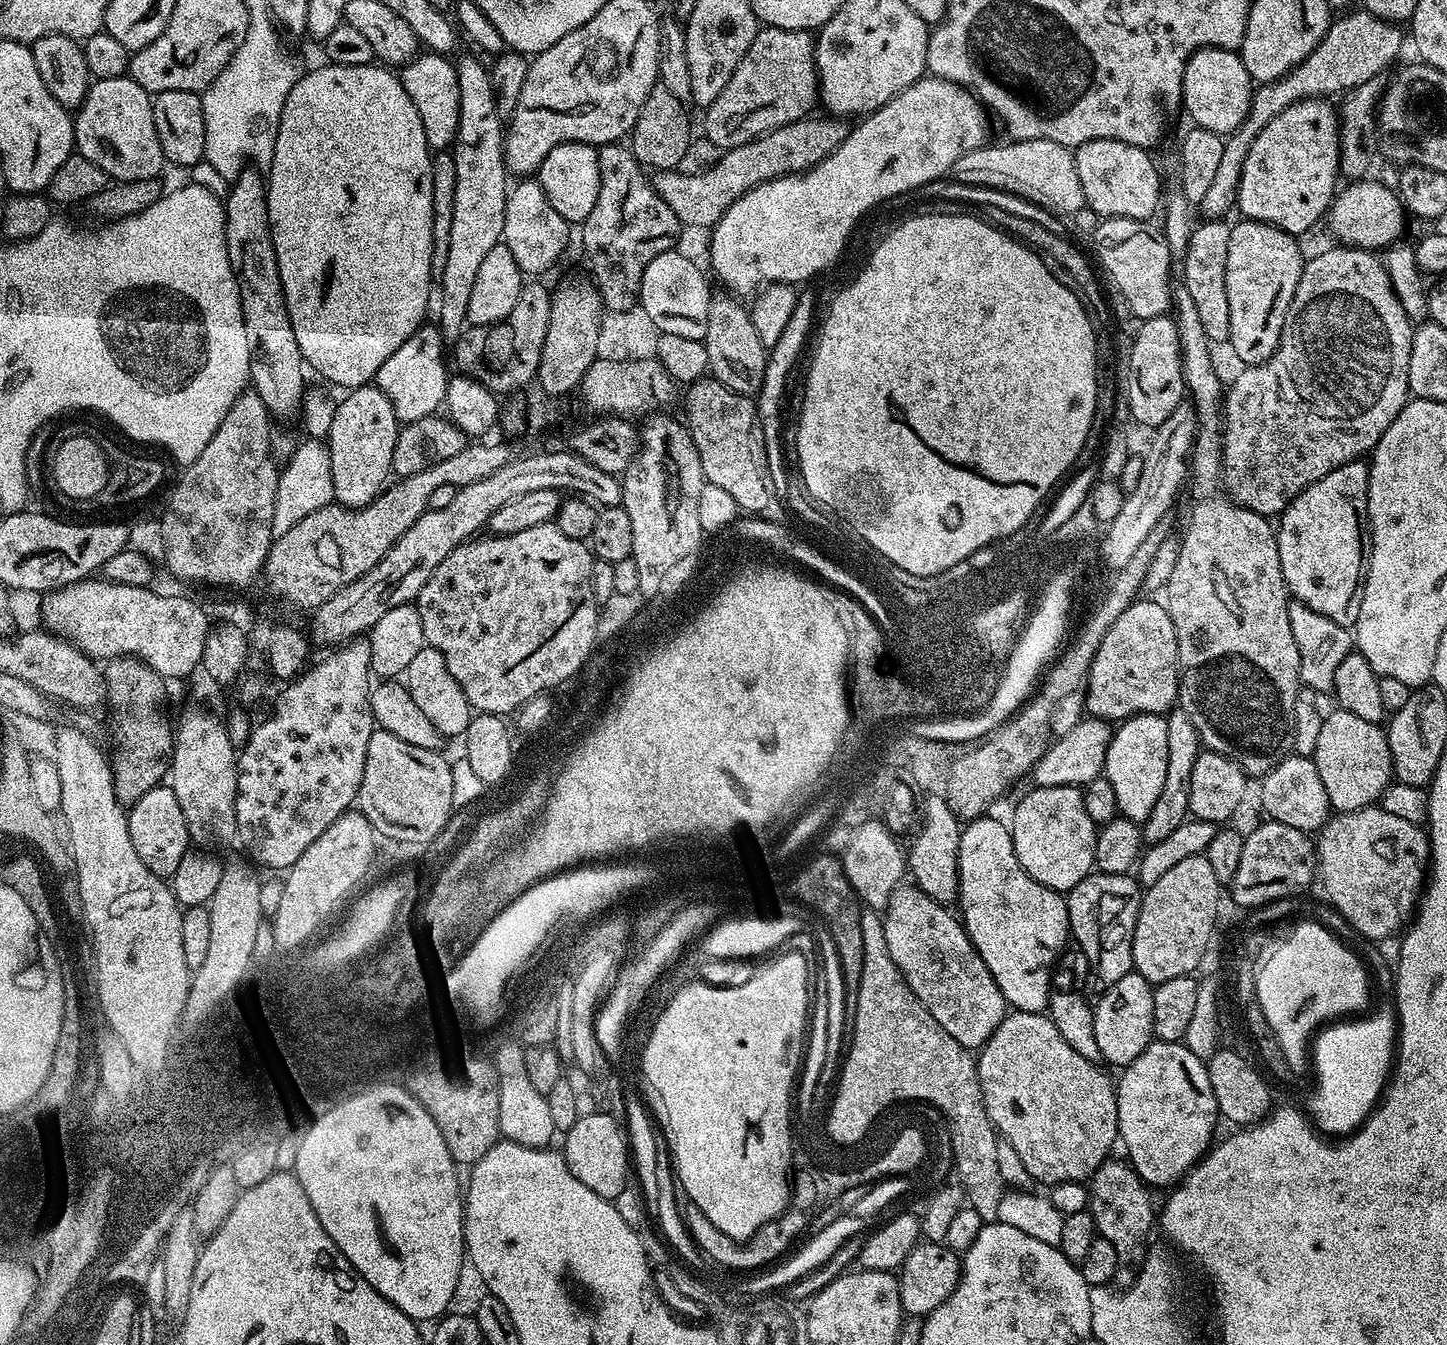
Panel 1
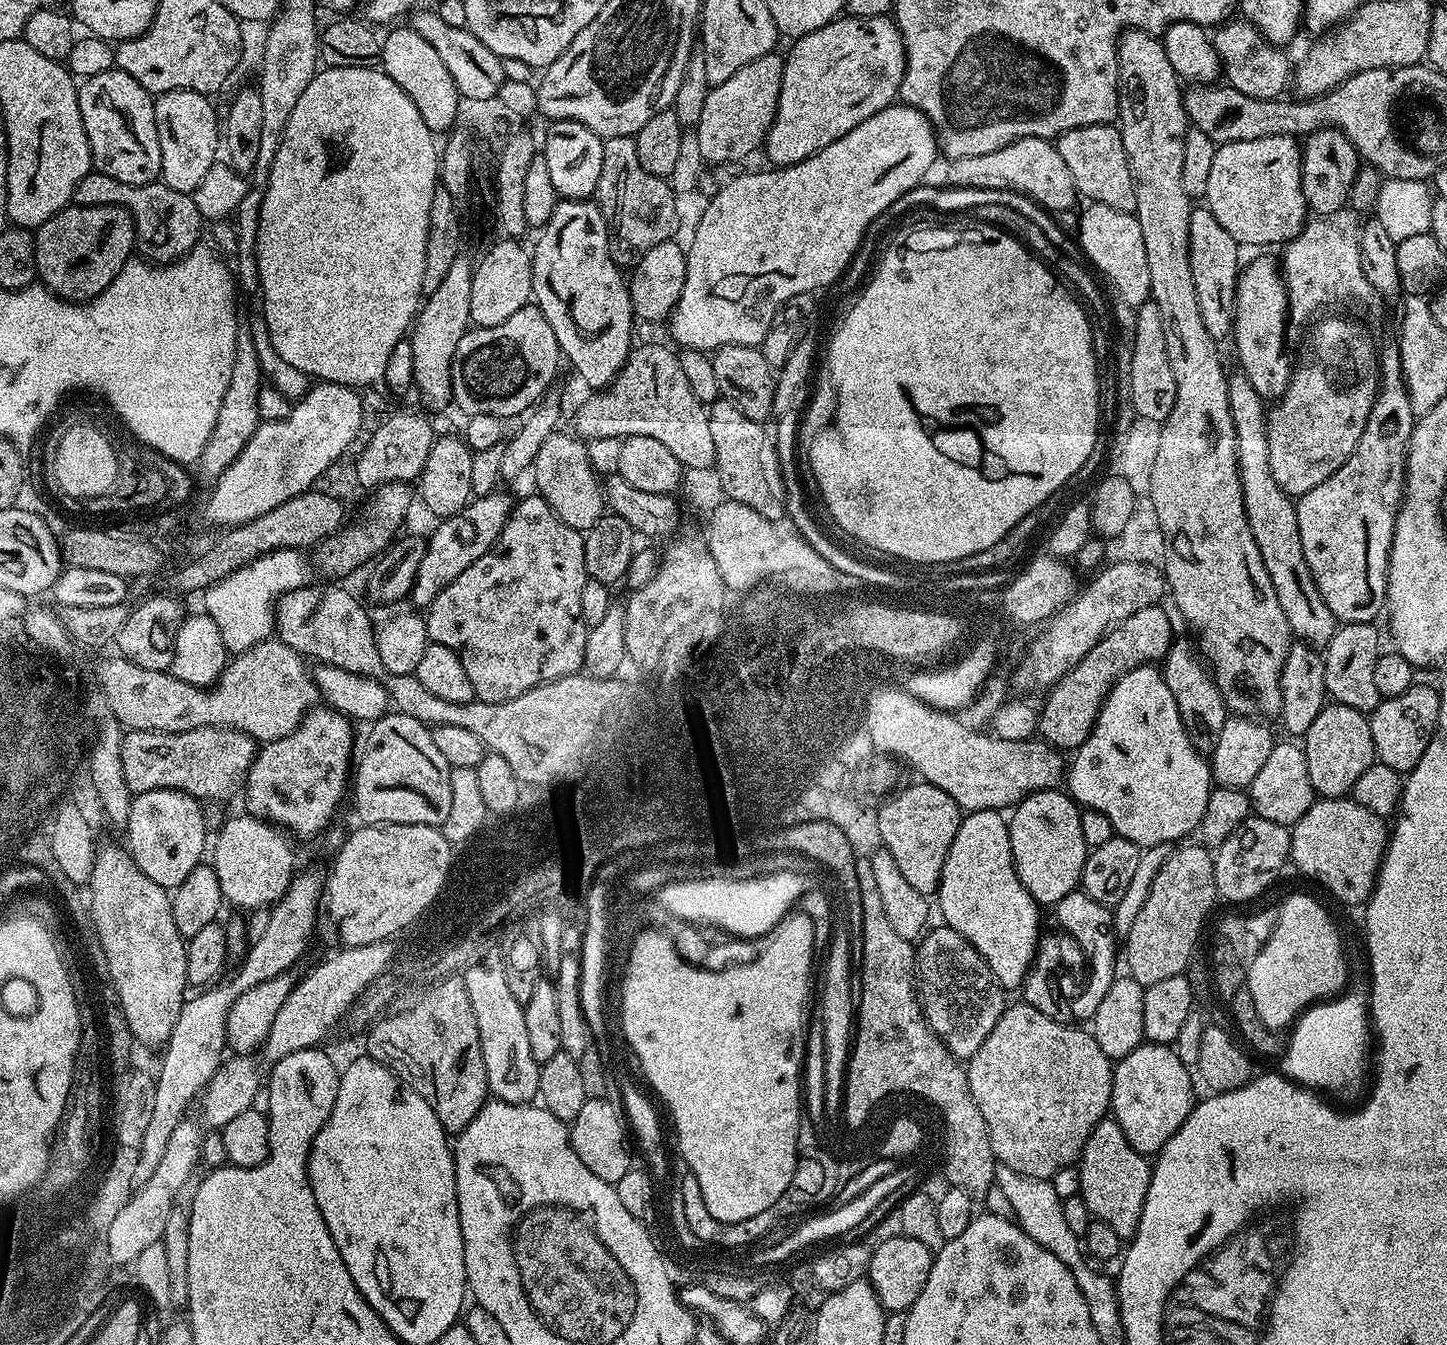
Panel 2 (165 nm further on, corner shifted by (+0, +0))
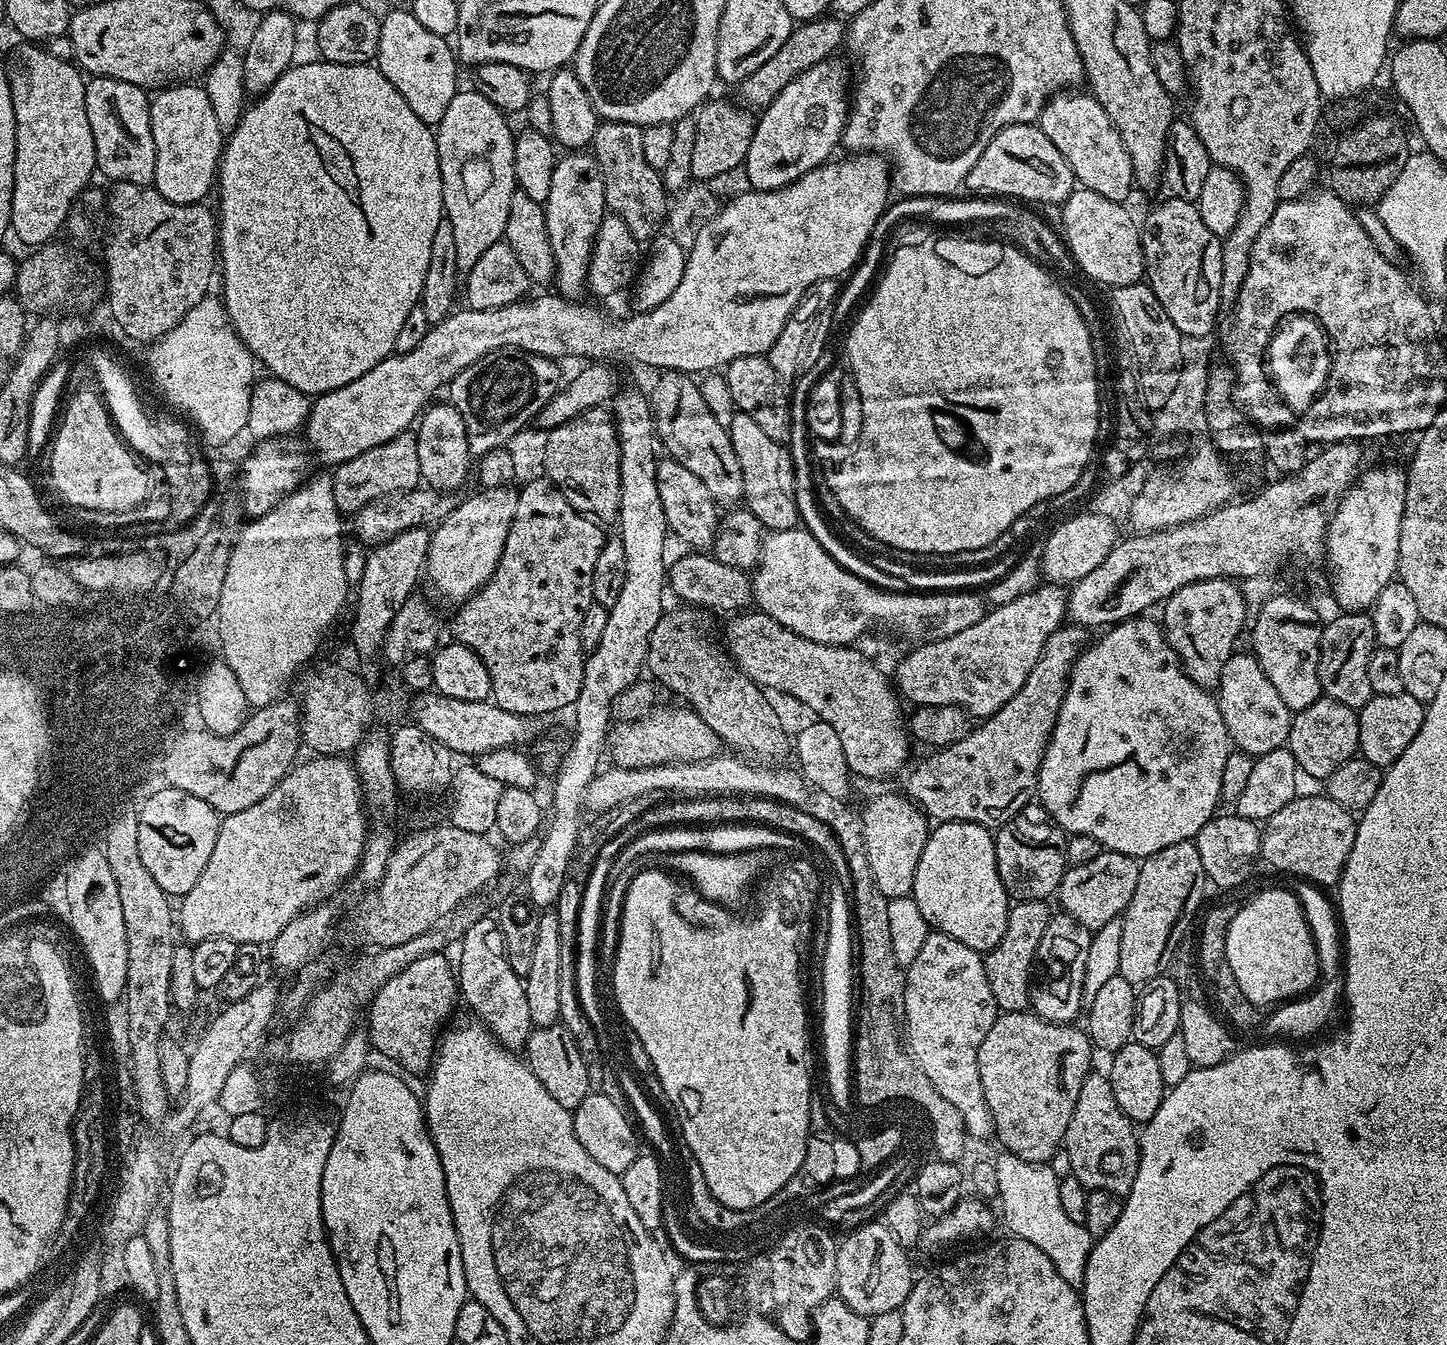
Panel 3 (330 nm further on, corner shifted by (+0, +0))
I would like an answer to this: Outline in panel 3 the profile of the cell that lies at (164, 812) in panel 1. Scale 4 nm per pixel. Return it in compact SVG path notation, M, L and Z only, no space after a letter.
M161 786L144 805L138 808L138 851L142 866L150 870L154 882L162 886L169 897L183 898L202 878L210 854L214 854L214 842L218 838L221 817L202 798L186 794L177 788Z

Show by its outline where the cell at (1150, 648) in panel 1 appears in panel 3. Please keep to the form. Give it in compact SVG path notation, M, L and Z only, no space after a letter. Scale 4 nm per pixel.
M1065 623L1054 634L1050 634L1038 662L1034 662L1034 670L1030 670L1026 682L1022 682L1022 690L1018 690L1018 694L1014 694L1014 698L1010 698L1010 702L1006 702L1006 706L1002 706L993 716L981 719L977 723L980 725L976 729L973 727L961 741L948 747L937 747L928 752L930 754L925 760L918 761L916 765L913 763L903 773L903 795L915 803L932 822L961 820L996 830L1007 820L1014 818L1014 814L1018 814L1018 810L1022 810L1030 802L1028 791L1031 793L1035 789L1042 758L1052 740L1058 710L1062 706L1064 691L1068 688L1069 671L1089 644L1089 629L1082 628L1079 624Z

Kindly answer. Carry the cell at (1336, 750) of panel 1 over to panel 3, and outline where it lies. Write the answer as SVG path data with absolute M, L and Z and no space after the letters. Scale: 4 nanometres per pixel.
M1321 698L1314 702L1314 706L1306 706L1306 710L1292 717L1286 747L1294 754L1297 769L1303 775L1305 772L1320 782L1327 781L1328 776L1342 766L1342 762L1357 755L1359 746L1357 709L1342 706L1342 702Z

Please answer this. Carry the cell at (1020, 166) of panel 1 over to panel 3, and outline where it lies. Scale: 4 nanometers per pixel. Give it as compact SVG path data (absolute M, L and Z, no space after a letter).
M1030 123L1011 124L994 134L990 146L982 150L982 158L974 162L974 170L970 170L963 187L984 198L1015 198L1041 206L1046 203L1063 205L1077 183L1066 158L1058 154L1054 142L1050 142L1035 123Z

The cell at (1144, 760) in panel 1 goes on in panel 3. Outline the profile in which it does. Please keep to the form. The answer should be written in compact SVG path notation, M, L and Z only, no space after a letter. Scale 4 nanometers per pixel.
M1133 618L1113 624L1103 634L1091 641L1090 647L1080 653L1080 657L1072 665L1068 674L1068 688L1064 691L1062 706L1058 710L1056 725L1052 731L1052 740L1048 744L1046 754L1042 758L1040 774L1036 778L1035 791L1040 792L1038 803L1054 818L1054 822L1065 833L1077 836L1090 834L1100 843L1101 849L1143 858L1158 854L1158 850L1166 850L1166 846L1174 846L1174 842L1183 840L1195 841L1198 830L1206 826L1206 822L1217 815L1216 804L1221 803L1222 770L1226 766L1226 758L1230 751L1230 741L1226 722L1222 722L1222 714L1217 697L1209 689L1200 688L1184 672L1184 667L1168 644L1163 627L1148 618Z

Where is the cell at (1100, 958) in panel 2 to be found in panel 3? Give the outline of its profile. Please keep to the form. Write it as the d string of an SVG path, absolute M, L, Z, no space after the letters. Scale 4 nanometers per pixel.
M1057 911L1050 918L1046 926L1046 934L1042 934L1042 942L1038 946L1036 959L1038 963L1034 968L1034 995L1030 1001L1031 1011L1043 1020L1049 1020L1055 1024L1072 1024L1075 1016L1081 1015L1085 1007L1082 998L1082 978L1086 978L1086 954L1084 951L1090 946L1092 932L1086 926L1082 926L1074 918L1070 918L1064 911Z

